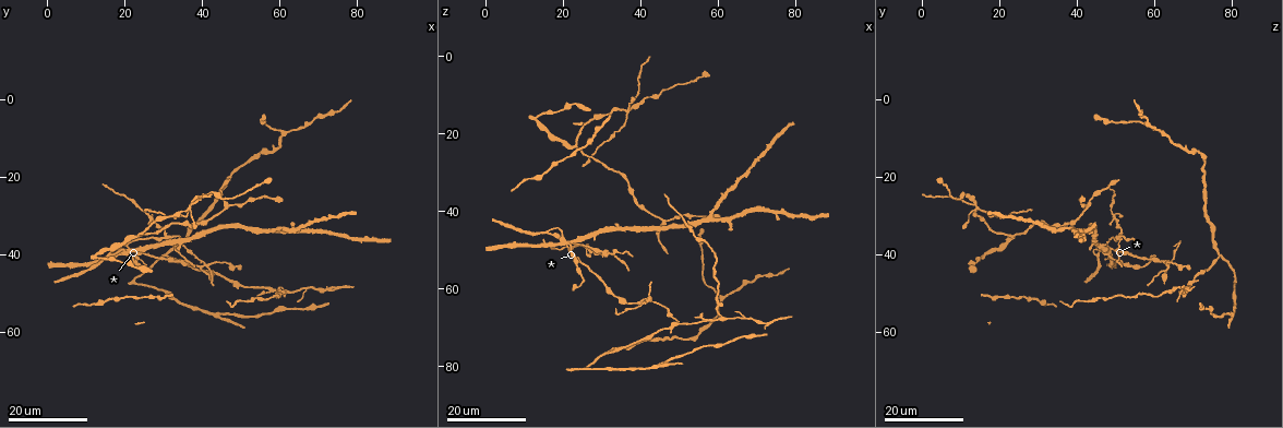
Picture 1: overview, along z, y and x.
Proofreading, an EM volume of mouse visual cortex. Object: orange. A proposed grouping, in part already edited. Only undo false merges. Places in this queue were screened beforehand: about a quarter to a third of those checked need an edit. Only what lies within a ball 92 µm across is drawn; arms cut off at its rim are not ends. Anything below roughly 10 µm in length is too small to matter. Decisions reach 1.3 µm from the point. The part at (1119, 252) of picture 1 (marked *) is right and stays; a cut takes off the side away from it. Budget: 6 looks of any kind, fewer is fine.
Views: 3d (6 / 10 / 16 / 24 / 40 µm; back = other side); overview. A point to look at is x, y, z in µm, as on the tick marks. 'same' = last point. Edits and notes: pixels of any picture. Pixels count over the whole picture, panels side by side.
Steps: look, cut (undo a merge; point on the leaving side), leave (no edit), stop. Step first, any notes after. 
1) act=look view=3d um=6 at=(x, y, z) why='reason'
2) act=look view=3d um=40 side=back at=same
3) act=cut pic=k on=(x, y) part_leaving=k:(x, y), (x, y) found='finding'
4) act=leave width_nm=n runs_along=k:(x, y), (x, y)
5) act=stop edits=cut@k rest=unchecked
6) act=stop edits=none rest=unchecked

act=look view=3d um=24 at=(26.5, 30.5, 49.0) why='side arm on a straight run'

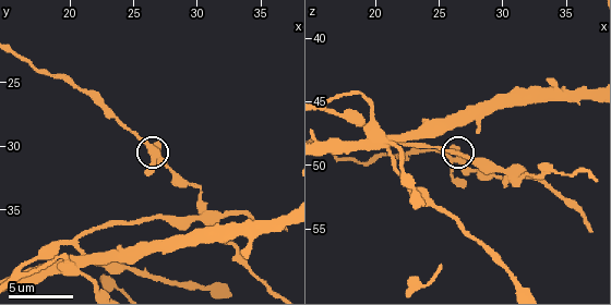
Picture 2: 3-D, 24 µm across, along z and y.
act=look view=3d um=6 at=(26.2, 30.0, 49.4)

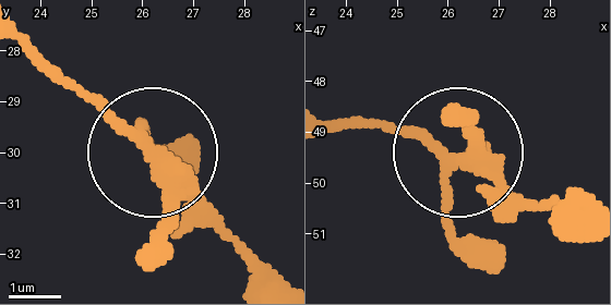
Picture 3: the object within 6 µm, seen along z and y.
act=leave width_nm=270 runs_along=3:(285, 280), (28, 37) found='continuous, no second neuron'

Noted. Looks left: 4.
act=look view=3d um=24 at=(30.5, 35.5, 51.0) why='four-way junction'

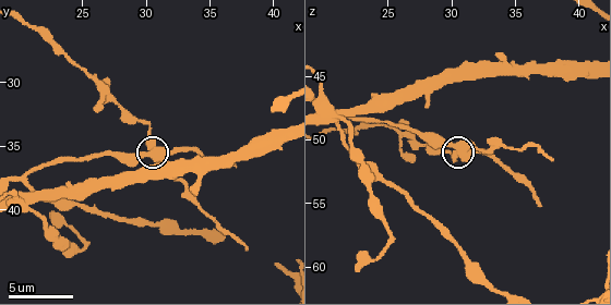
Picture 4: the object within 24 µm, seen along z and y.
act=look view=3d um=6 at=same

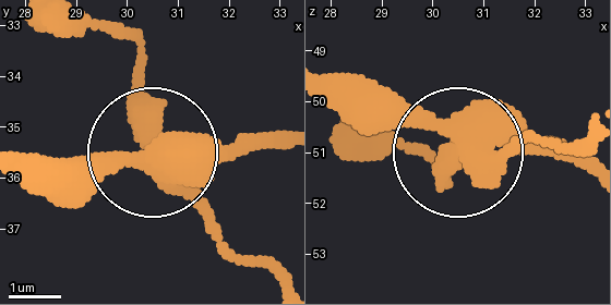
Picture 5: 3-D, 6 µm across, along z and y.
act=leave runs_along=5:(332, 77), (410, 108), (467, 156), (549, 143) found='continuous, no second neuron'

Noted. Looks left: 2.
act=look view=3d um=24 at=(23.5, 35.0, 23.5) why='three arms meet'

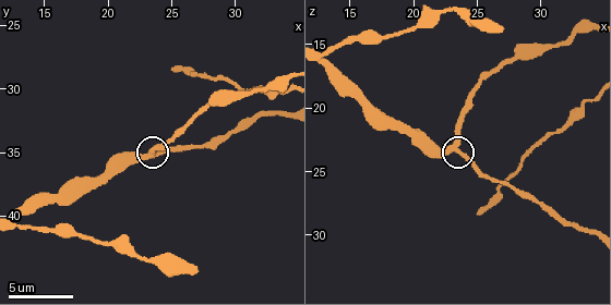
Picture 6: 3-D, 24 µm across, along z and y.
act=look view=3d um=6 at=(22.8, 35.4, 23.2) why='closer look'

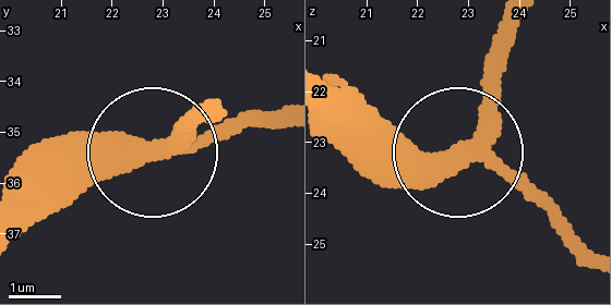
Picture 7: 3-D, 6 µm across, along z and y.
act=leave width_nm=350 runs_along=7:(580, 242), (468, 150), (490, 37) found='all the same neuron'

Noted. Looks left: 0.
act=stop edits=none rest=unchecked

